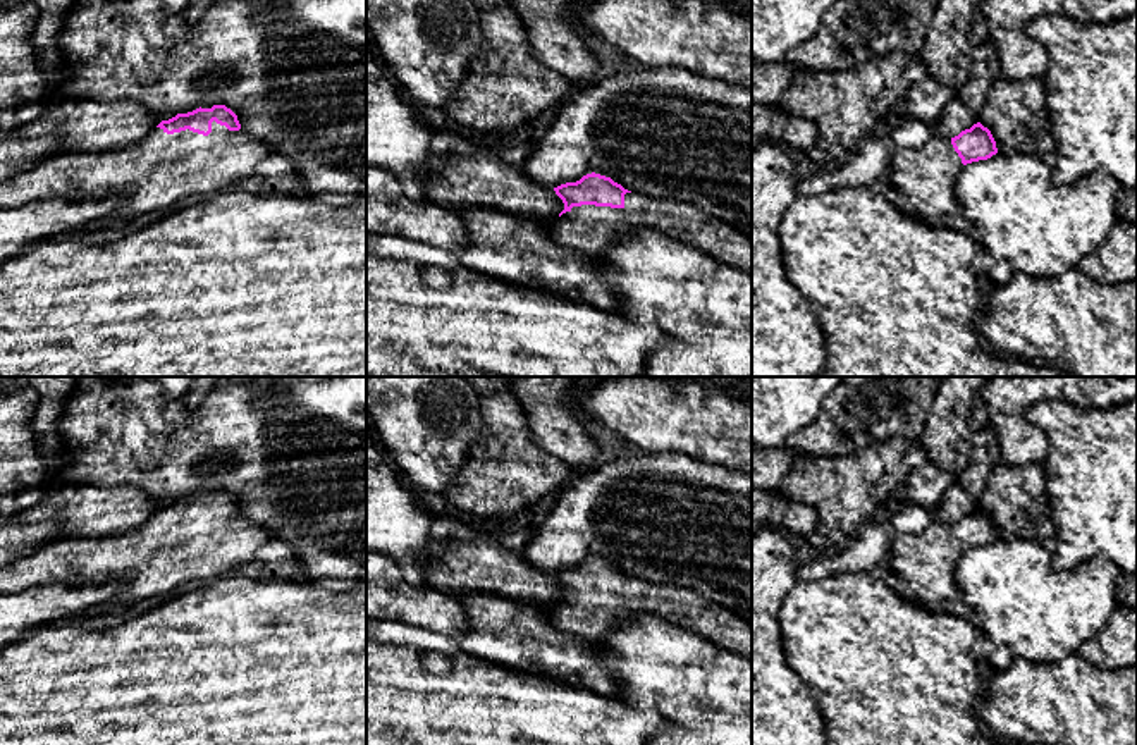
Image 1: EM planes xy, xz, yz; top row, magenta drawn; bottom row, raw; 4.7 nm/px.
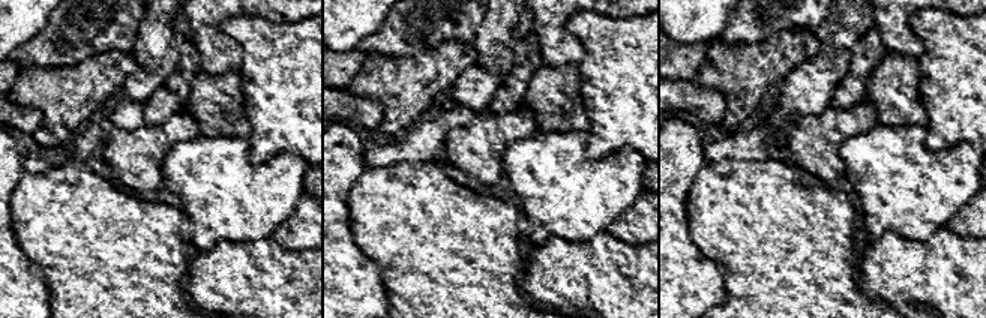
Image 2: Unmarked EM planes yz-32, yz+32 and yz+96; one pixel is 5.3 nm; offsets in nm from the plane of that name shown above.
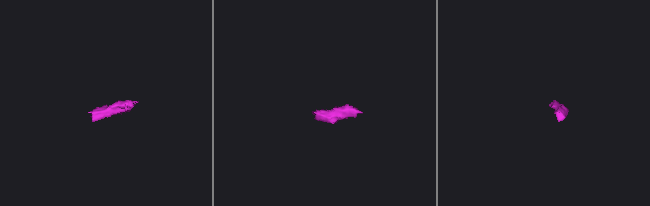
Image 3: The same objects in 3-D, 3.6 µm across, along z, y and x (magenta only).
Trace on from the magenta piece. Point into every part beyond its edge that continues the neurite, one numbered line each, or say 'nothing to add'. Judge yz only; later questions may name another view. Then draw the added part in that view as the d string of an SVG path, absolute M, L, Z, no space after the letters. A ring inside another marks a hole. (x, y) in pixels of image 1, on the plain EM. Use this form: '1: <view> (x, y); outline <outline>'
1: yz (926, 561); outline M932 520L919 535L896 533L886 564L912 587L919 602L937 607L958 597L955 570L962 552L951 525Z

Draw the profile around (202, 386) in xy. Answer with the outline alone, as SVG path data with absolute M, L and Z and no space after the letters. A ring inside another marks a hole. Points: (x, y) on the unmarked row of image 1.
M196 377L184 396L189 411L196 411L205 401L206 394L222 380L224 377Z

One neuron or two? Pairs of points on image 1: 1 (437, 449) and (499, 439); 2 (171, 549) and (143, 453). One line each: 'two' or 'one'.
1: two
2: two

